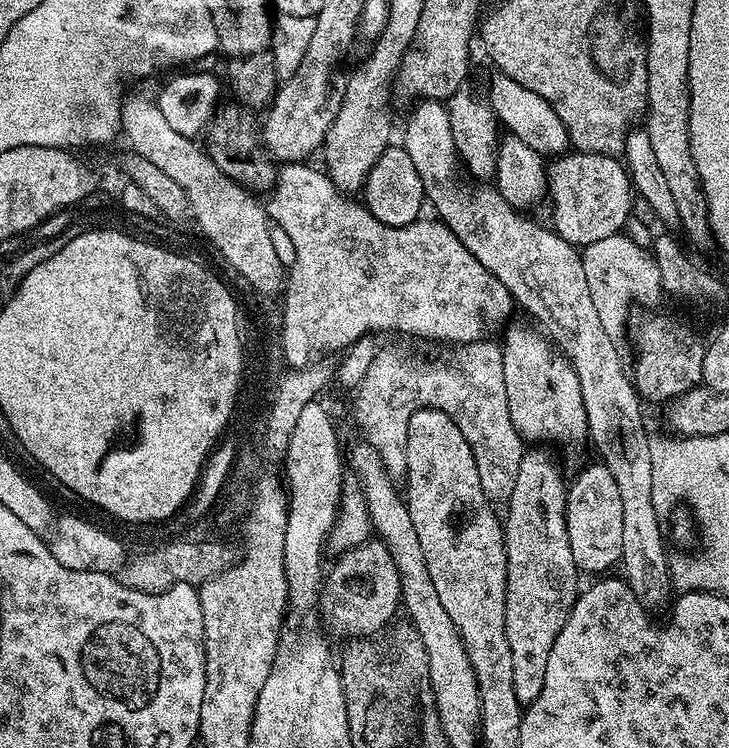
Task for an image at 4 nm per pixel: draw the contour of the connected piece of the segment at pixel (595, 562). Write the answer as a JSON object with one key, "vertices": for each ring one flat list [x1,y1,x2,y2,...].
{"vertices":[[595,462,590,468,584,468,576,476,576,481,567,485,568,490,568,505,564,513,566,514,566,522,568,523,568,537,570,538,570,550,574,550,574,562,581,573,600,572,596,574,604,574,611,564,619,565,622,560,622,532,624,530,624,515,622,514,622,494,618,490,618,482,614,482,614,474,610,474,610,470,605,468,603,463]]}

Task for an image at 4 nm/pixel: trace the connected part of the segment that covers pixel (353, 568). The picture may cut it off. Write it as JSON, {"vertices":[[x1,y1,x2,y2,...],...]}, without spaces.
{"vertices":[[370,538,367,542,341,553,327,571,321,585,320,612,329,628,340,638,372,638,393,621,399,611,401,578,393,557,383,540]]}

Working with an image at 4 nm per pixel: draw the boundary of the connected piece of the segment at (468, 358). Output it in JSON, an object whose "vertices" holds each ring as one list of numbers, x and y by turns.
{"vertices":[[489,338,461,347,456,356,456,368,436,360,419,360,404,352,377,351,370,370,355,389,356,424,362,440,378,452,385,470,393,478,408,471,408,427,410,418,420,408,437,408,462,430,462,438,470,442,476,459,484,496,490,502,506,502,514,494,518,466,526,444,510,418,506,402,506,378,502,374,503,347]]}

